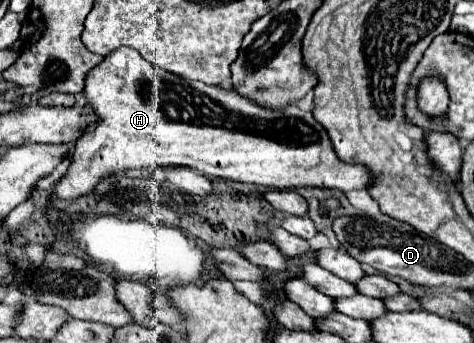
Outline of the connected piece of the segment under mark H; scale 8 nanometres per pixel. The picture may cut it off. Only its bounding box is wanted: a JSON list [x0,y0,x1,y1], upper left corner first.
[56,47,374,200]

